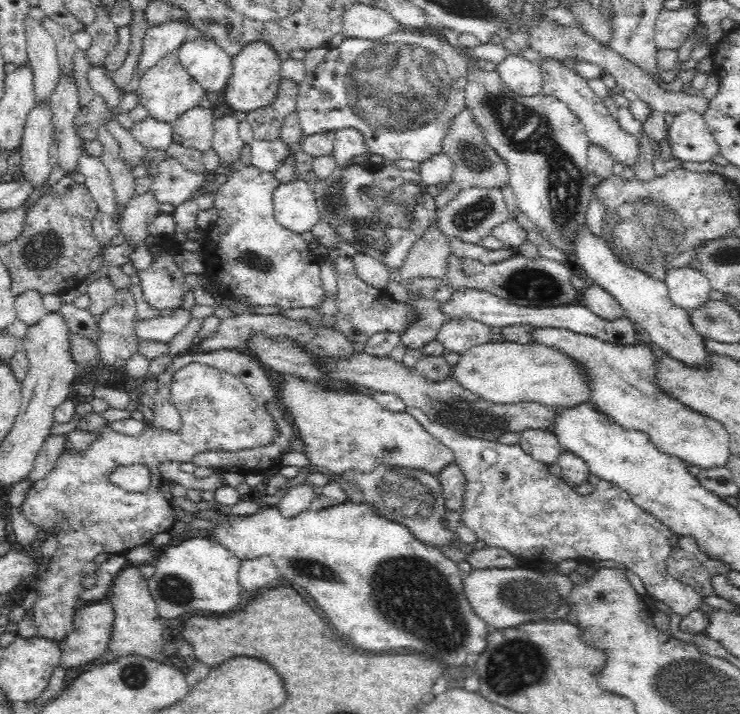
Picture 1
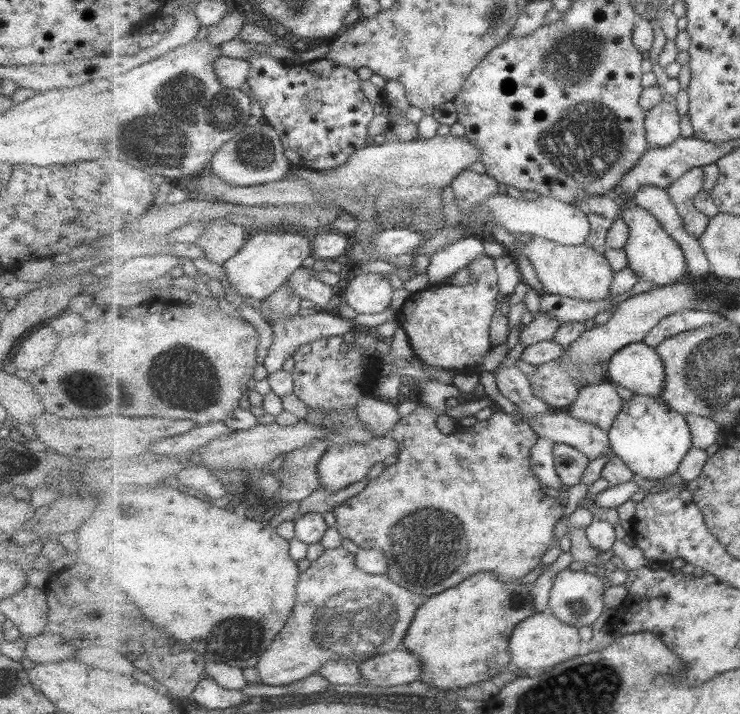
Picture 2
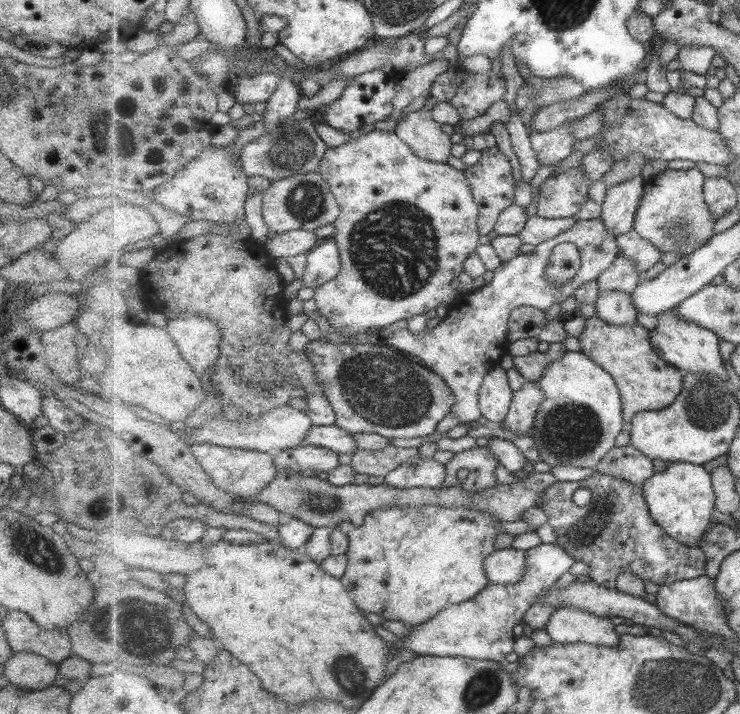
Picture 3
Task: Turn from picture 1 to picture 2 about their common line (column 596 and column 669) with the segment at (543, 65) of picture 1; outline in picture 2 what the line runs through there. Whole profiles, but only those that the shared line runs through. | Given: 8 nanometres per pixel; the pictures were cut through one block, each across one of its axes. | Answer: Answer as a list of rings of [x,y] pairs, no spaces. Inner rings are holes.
[[[666,95],[648,112],[645,124],[652,147],[665,148],[681,138],[681,116],[675,106],[675,97]]]

